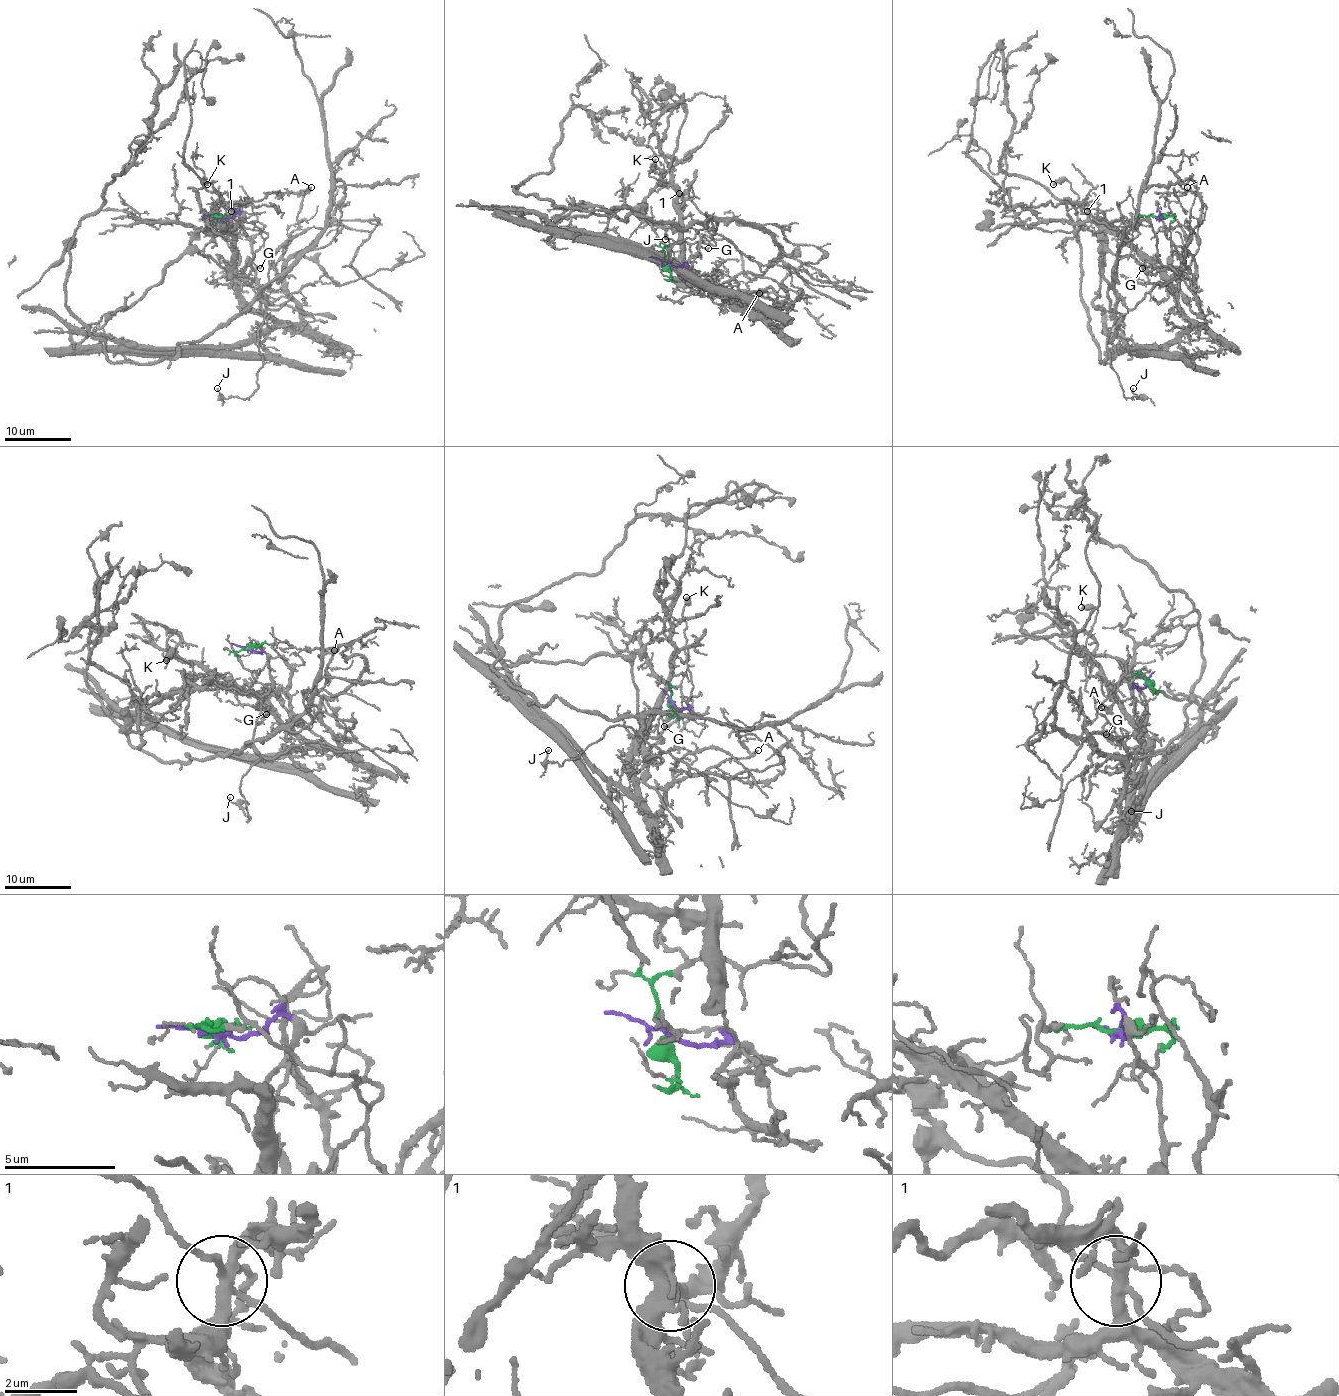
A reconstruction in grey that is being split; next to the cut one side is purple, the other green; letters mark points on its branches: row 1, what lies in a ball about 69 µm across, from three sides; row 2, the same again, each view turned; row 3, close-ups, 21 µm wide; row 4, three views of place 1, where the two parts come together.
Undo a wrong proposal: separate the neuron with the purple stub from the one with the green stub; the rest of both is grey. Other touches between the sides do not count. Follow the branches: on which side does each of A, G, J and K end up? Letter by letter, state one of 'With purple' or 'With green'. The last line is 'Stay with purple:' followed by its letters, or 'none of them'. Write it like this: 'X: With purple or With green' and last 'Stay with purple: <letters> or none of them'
A: With purple
G: With purple
J: With green
K: With green
Stay with purple: A, G

